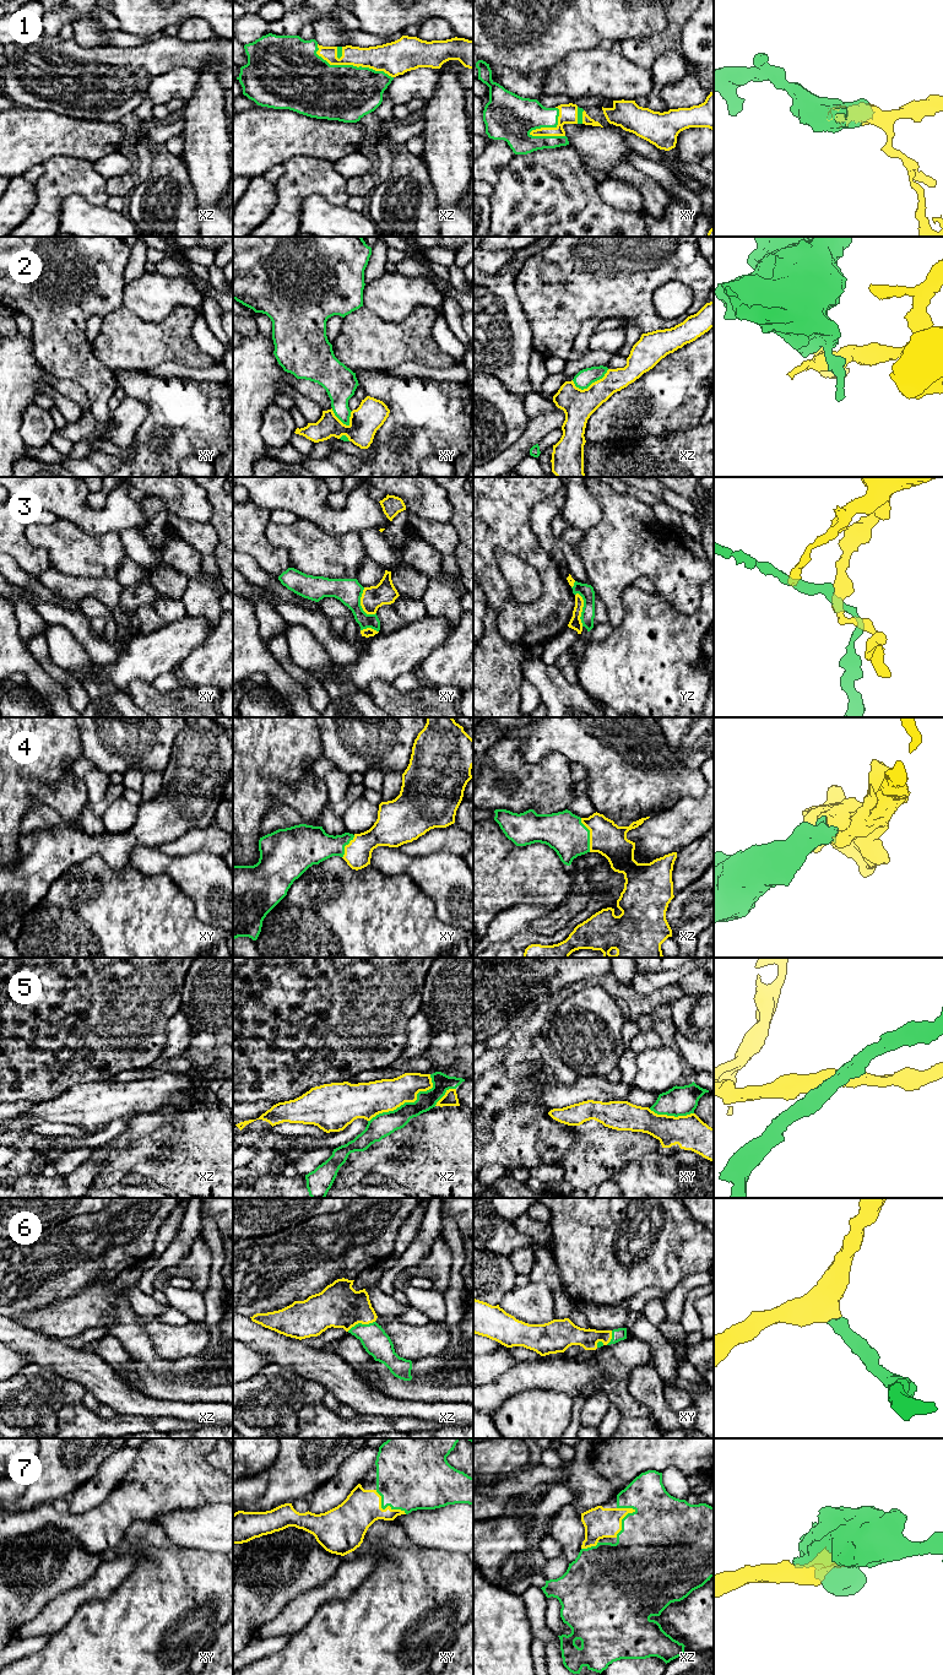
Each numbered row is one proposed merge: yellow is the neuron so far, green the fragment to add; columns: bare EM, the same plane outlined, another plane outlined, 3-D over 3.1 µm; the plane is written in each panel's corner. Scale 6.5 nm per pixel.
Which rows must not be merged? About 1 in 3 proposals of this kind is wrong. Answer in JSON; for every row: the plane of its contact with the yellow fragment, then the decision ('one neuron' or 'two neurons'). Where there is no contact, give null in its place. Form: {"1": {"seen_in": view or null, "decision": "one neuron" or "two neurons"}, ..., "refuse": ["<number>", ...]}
{"1": {"seen_in": "xz", "decision": "one neuron"}, "2": {"seen_in": "xz", "decision": "two neurons"}, "3": {"seen_in": "xy", "decision": "two neurons"}, "4": {"seen_in": "xz", "decision": "one neuron"}, "5": {"seen_in": "xz", "decision": "two neurons"}, "6": {"seen_in": "xz", "decision": "one neuron"}, "7": {"seen_in": "xz", "decision": "one neuron"}, "refuse": ["2", "3", "5"]}

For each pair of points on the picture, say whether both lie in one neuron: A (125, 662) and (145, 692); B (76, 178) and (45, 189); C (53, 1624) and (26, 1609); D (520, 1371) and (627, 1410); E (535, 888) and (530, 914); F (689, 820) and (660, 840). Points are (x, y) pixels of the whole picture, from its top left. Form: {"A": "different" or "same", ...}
{"A": "different", "B": "same", "C": "different", "D": "same", "E": "different", "F": "same"}

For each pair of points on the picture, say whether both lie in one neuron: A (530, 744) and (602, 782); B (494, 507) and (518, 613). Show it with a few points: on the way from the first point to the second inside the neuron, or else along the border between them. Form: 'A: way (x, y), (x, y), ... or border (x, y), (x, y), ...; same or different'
A: way (549, 744), (573, 744), (591, 763); same
B: way (486, 534), (486, 572), (496, 589); same

